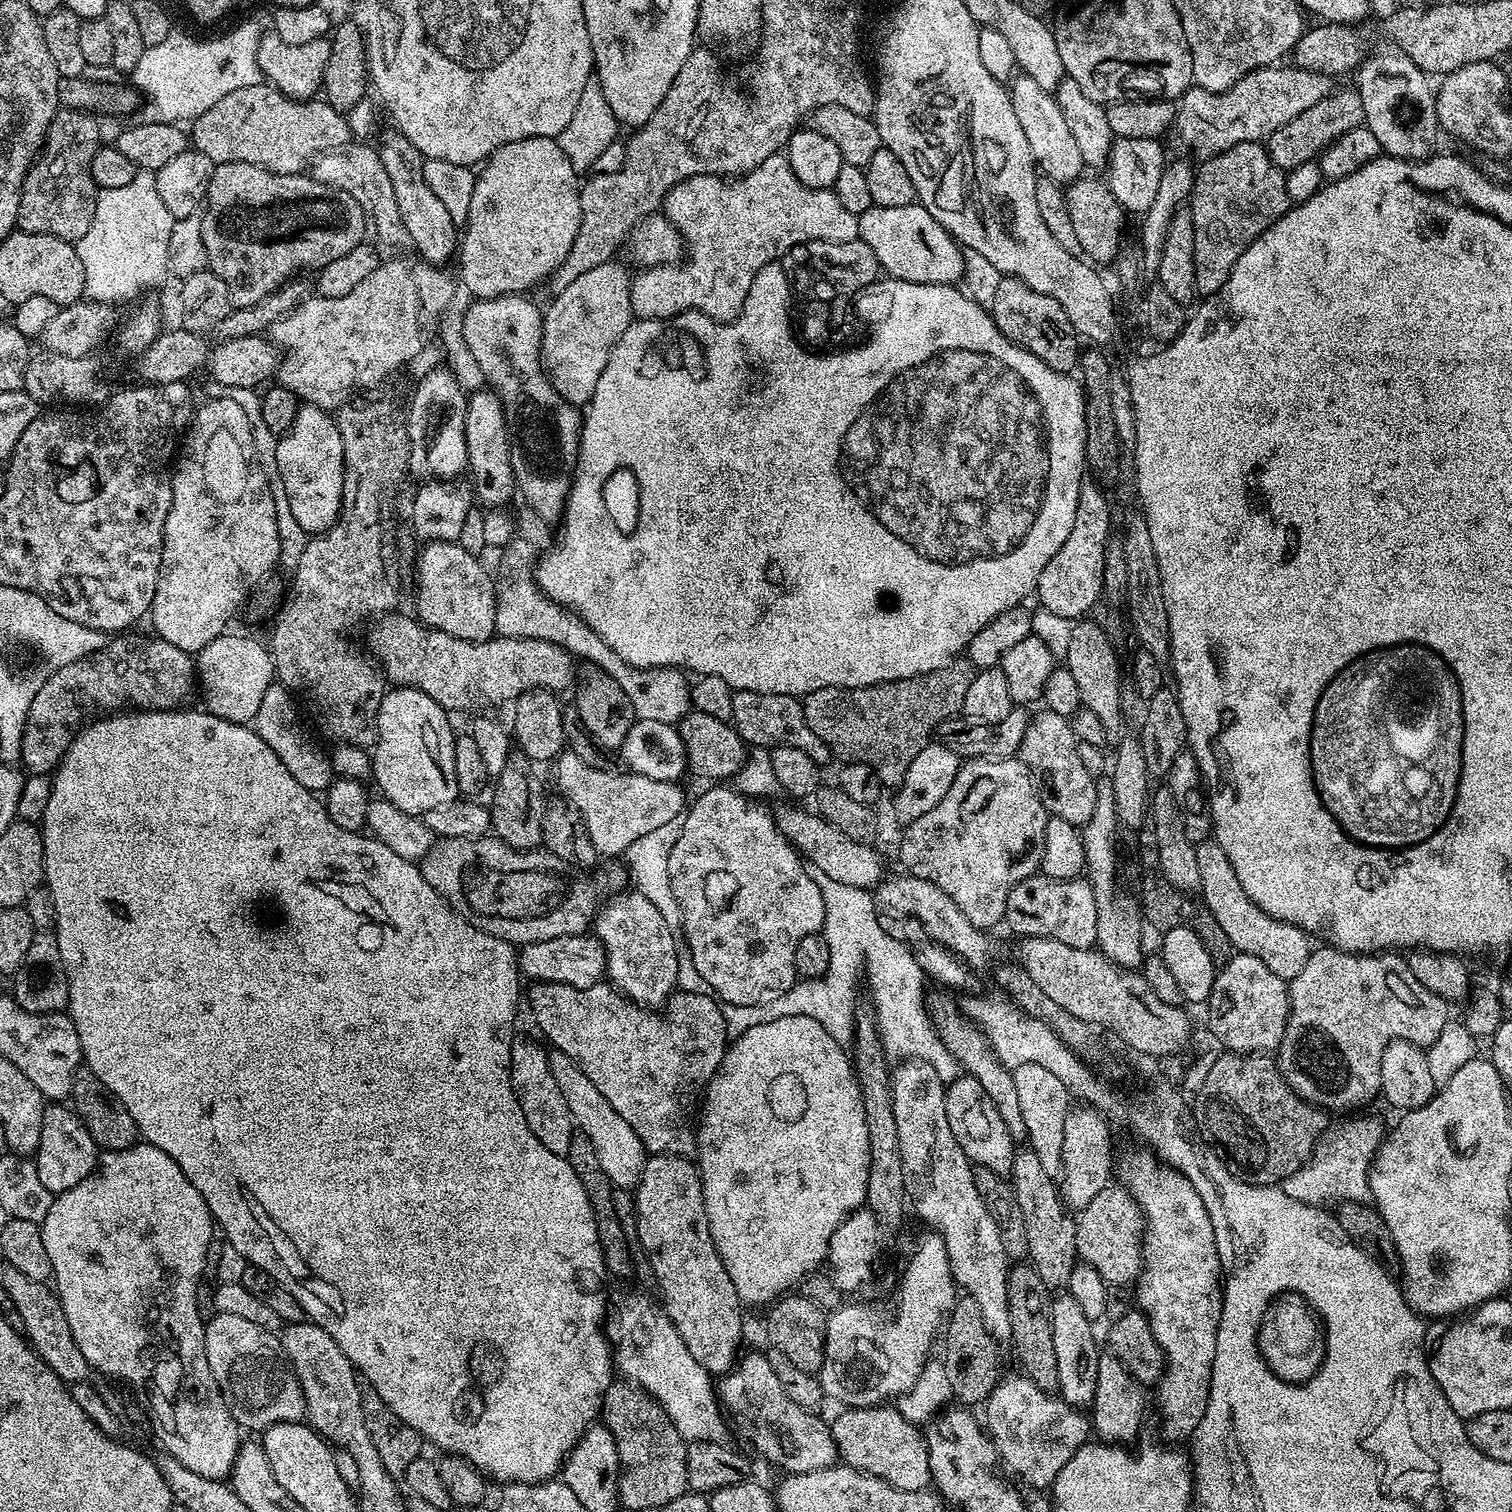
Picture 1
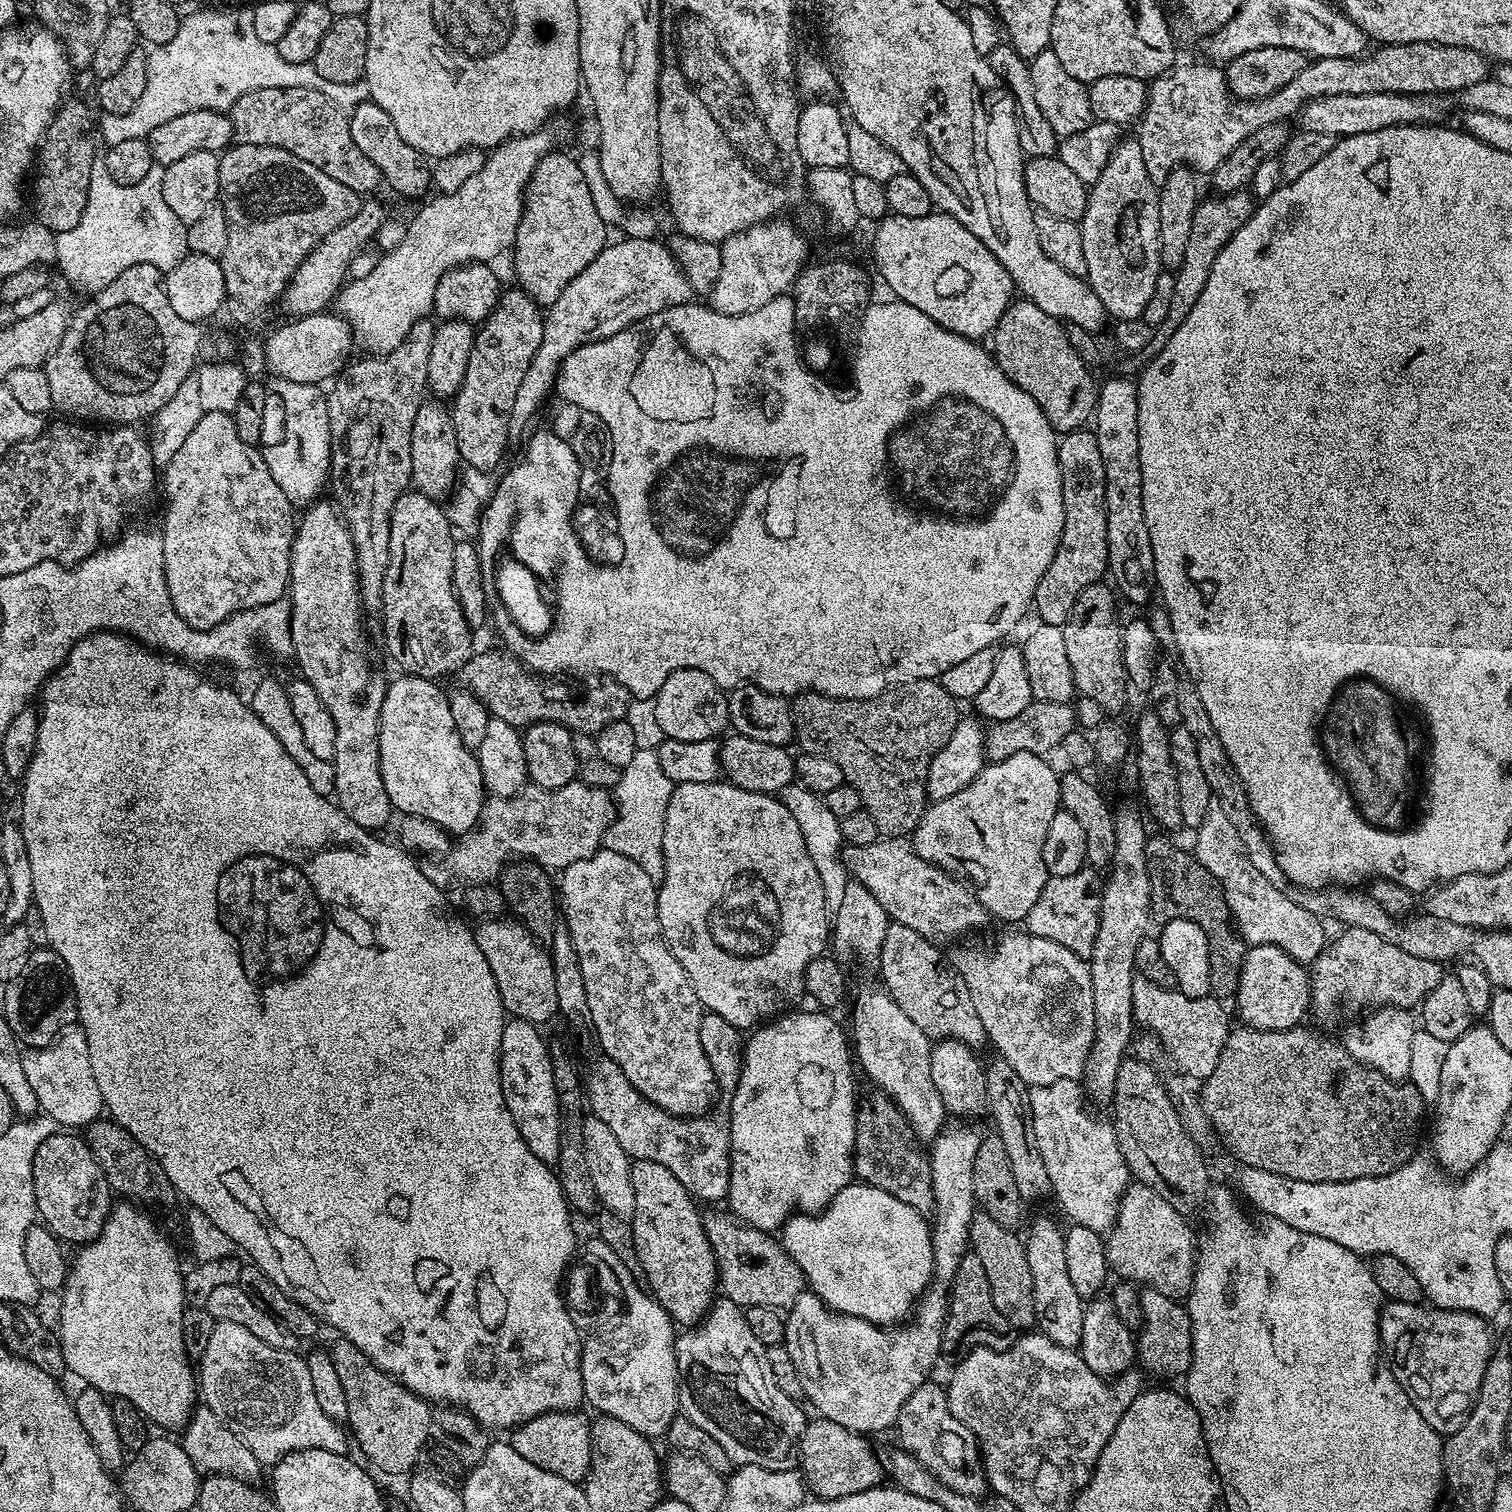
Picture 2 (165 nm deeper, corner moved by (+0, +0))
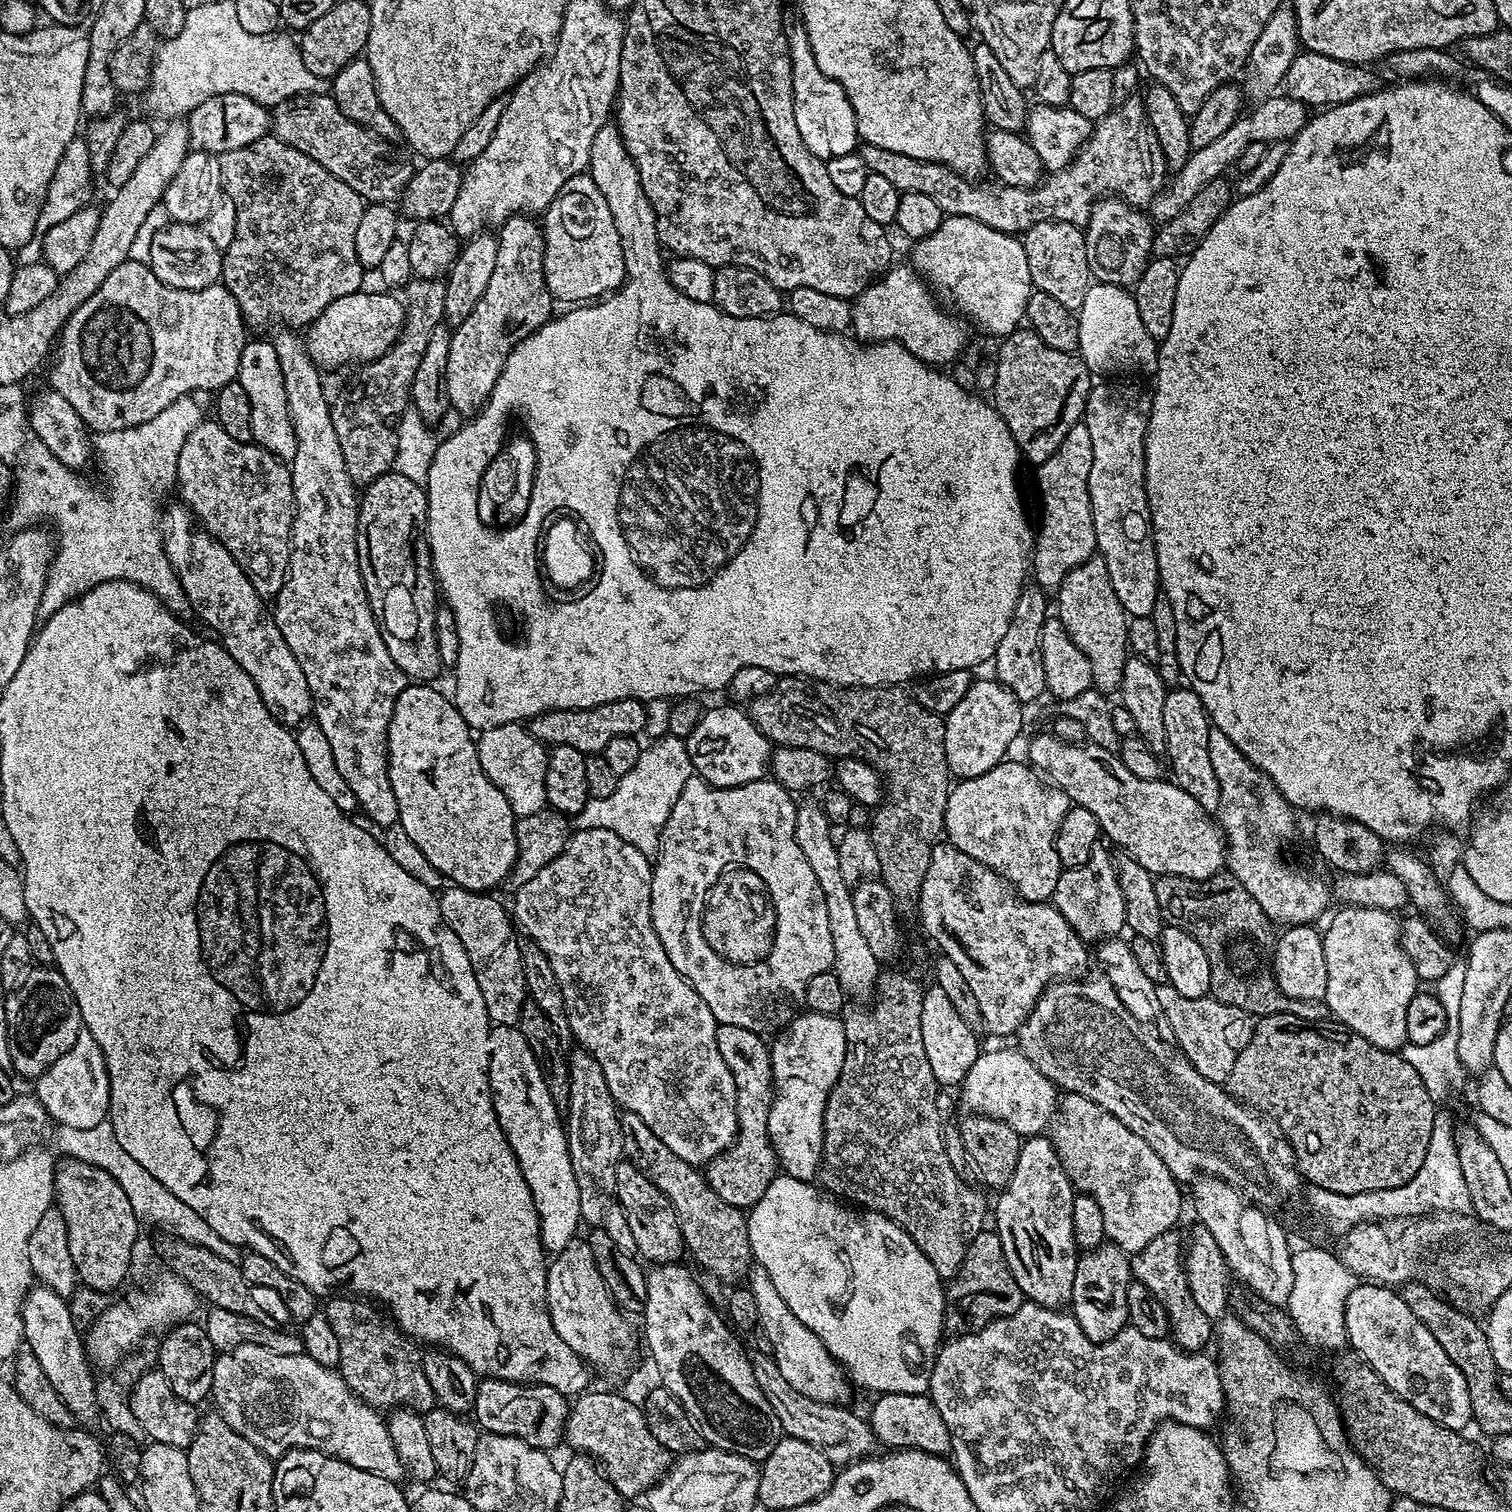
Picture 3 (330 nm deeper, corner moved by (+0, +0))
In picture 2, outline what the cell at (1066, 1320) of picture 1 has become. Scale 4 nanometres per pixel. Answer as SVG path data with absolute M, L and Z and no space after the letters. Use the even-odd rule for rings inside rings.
M1040 1216L1028 1228L1028 1236L1023 1241L1026 1259L1030 1264L1034 1282L1034 1304L1036 1306L1036 1321L1039 1331L1044 1333L1050 1342L1056 1342L1063 1348L1079 1349L1082 1342L1082 1318L1084 1317L1085 1301L1081 1300L1078 1290L1070 1283L1070 1273L1066 1267L1066 1246L1064 1232L1048 1216Z

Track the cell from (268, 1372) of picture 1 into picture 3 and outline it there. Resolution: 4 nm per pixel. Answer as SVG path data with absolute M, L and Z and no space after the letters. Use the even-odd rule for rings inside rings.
M253 1344L219 1353L214 1362L211 1399L216 1400L220 1407L217 1408L219 1415L224 1417L224 1421L238 1430L246 1442L258 1446L270 1458L279 1458L295 1448L309 1448L312 1452L337 1456L350 1462L350 1466L358 1466L358 1470L377 1472L387 1480L400 1482L405 1479L404 1464L398 1458L385 1417L356 1397L337 1369L318 1366L314 1358L304 1354L274 1354L274 1350L266 1346Z

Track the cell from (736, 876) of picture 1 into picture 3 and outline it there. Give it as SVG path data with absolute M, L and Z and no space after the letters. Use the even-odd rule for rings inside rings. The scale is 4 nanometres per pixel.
M694 774L686 782L686 786L682 786L682 794L678 794L678 802L674 802L674 810L670 810L670 818L666 818L664 823L660 835L660 850L654 857L652 870L650 918L670 962L674 962L674 970L685 976L689 986L702 998L702 1002L710 1006L710 1014L714 1014L717 1024L742 1026L742 1030L754 1030L761 1034L772 1034L785 1028L801 1011L810 978L829 971L834 962L834 938L830 936L826 898L822 894L818 878L814 878L814 869L810 862L806 862L806 854L802 854L802 846L798 846L796 841L798 804L792 800L795 800L793 793L786 791L778 781L771 778L746 782L745 785L736 785L733 788L715 788Z

